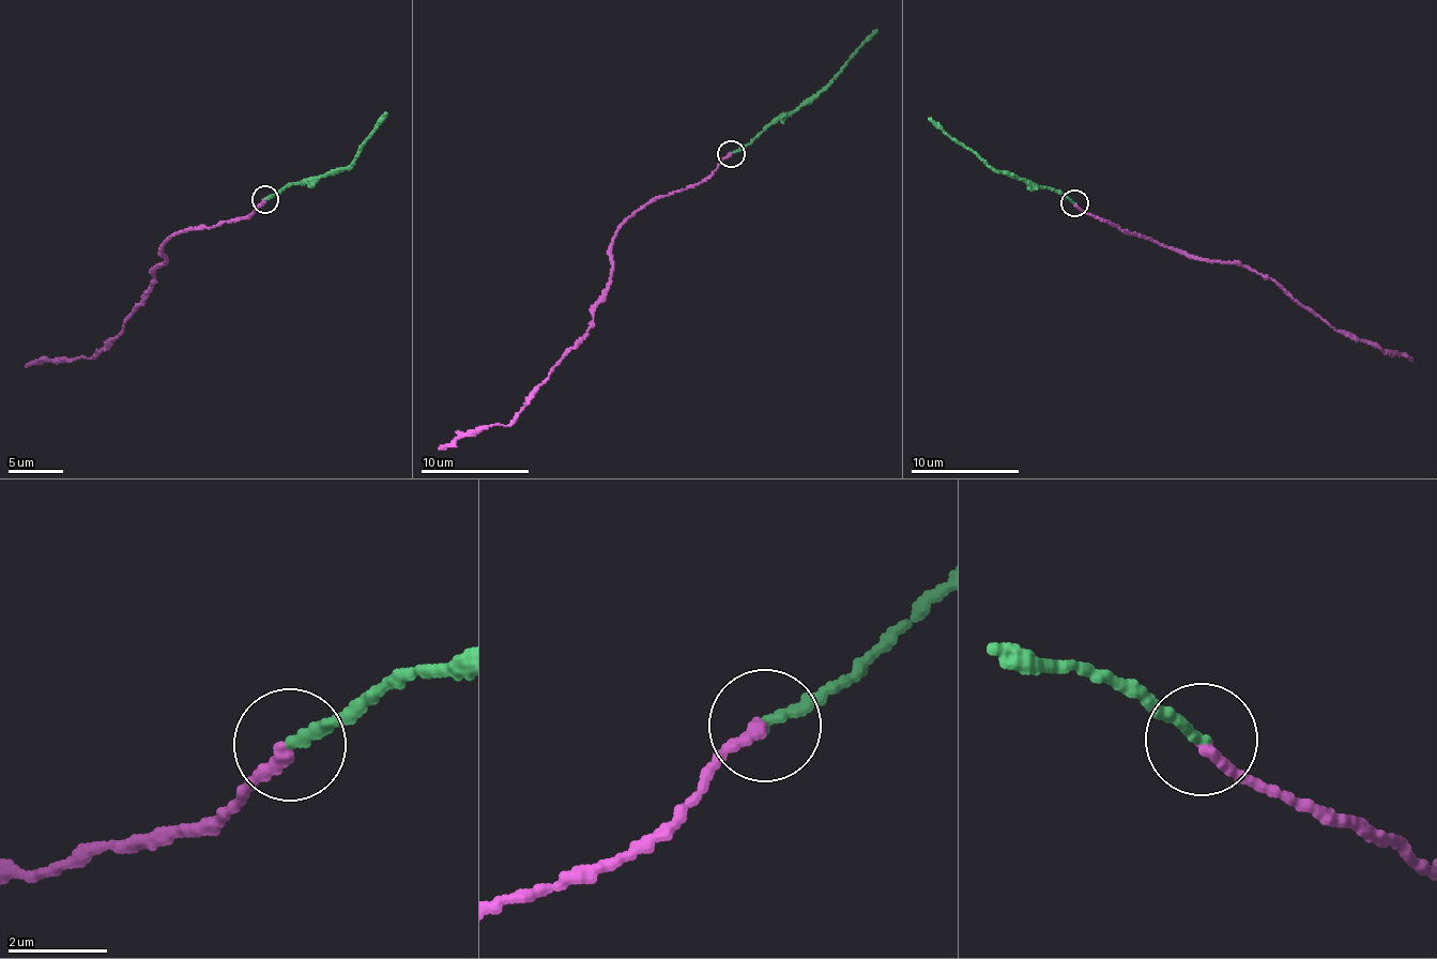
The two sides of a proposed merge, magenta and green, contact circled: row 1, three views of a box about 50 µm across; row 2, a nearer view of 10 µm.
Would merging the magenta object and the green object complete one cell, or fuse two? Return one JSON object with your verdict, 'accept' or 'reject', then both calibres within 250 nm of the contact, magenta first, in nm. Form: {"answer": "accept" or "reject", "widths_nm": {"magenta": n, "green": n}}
{"answer": "accept", "widths_nm": {"magenta": 280, "green": 240}}

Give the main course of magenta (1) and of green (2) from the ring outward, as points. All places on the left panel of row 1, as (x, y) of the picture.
1: (264, 200), (248, 216), (168, 239), (162, 248), (167, 260), (103, 351), (26, 366)
2: (264, 200), (291, 184), (311, 183), (348, 168), (386, 112)

